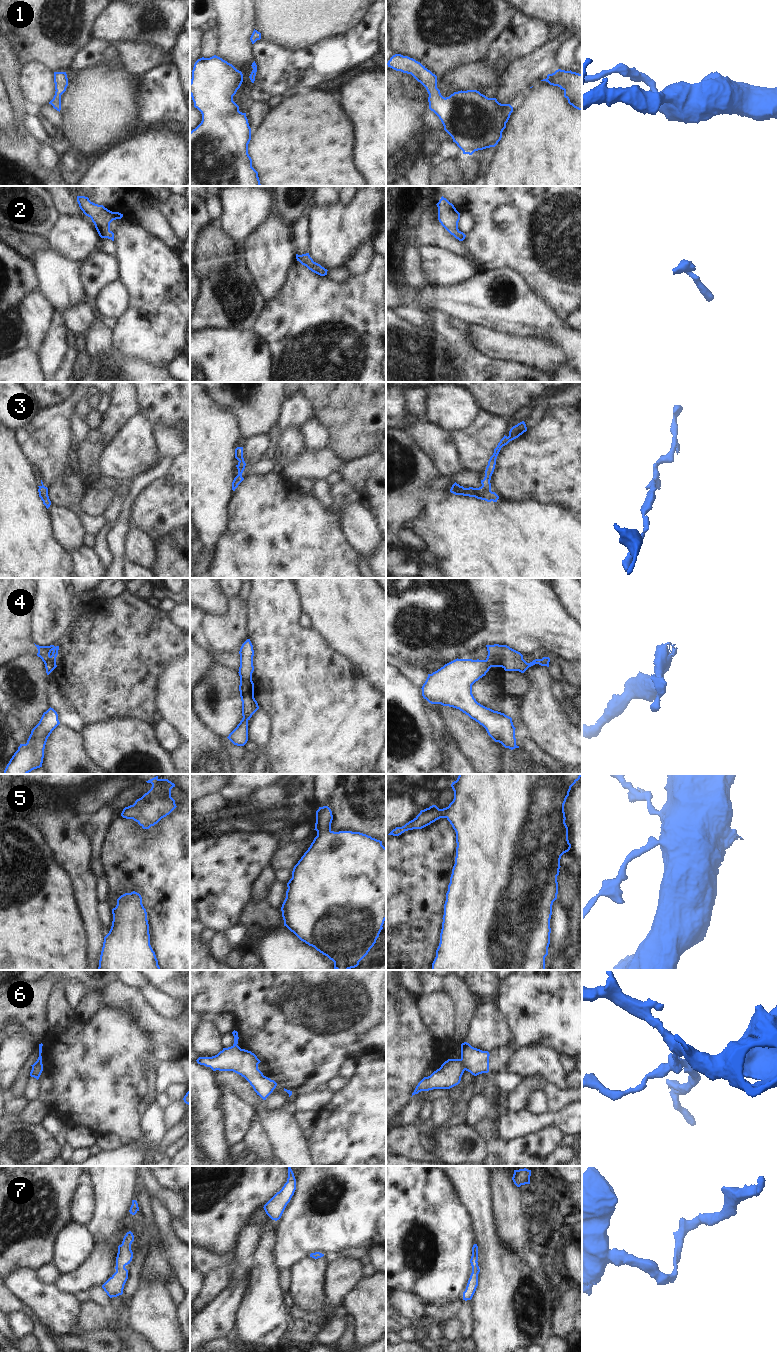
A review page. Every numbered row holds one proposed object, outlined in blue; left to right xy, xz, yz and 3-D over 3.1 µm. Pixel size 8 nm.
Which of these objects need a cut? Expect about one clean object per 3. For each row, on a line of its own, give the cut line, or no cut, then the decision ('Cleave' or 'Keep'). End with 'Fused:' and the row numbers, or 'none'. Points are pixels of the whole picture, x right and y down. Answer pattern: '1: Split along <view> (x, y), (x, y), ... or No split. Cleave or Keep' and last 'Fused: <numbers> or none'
1: No split. Keep
2: No split. Keep
3: No split. Keep
4: Split along xz (240, 678), (251, 679). Cleave
5: No split. Keep
6: Split along yz (459, 1059), (464, 1070). Cleave
7: No split. Keep
Fused: 4, 6.

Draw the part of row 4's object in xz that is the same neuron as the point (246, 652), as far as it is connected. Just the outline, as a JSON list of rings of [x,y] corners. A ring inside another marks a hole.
[[[247,639],[242,644],[239,654],[240,654],[240,667],[238,673],[240,679],[251,680],[252,673],[254,671],[254,666],[253,666],[254,650],[250,639]]]

